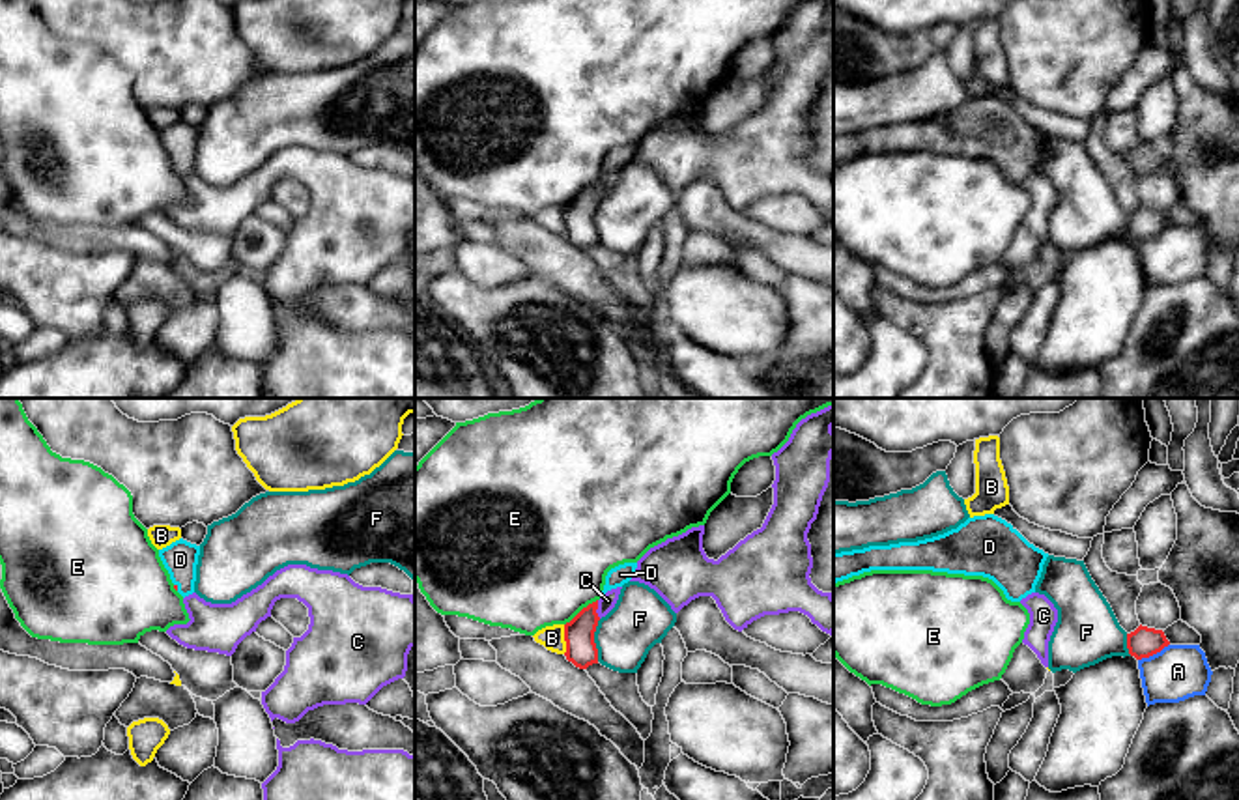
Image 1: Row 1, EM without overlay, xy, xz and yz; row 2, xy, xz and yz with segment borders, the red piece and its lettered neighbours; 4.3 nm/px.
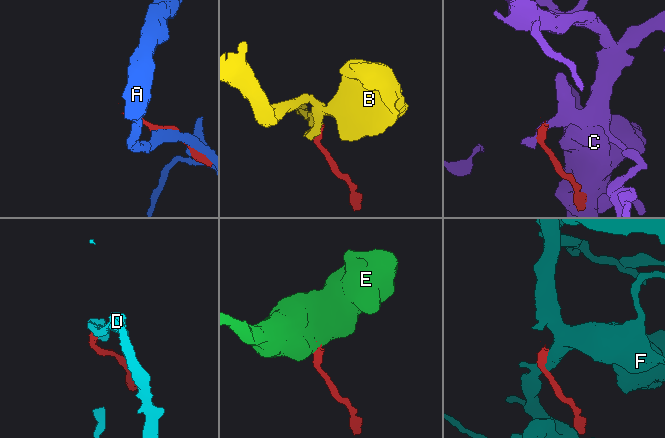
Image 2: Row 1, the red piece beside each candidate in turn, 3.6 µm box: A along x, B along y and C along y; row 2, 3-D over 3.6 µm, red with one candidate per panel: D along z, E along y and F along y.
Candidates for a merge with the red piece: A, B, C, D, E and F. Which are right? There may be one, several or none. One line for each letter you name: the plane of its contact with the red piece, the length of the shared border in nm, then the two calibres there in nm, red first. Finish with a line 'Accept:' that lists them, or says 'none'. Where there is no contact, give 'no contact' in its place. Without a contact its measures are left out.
D: contact in xy; length 40 nm; calibres 20 and 150 nm
Accept: D

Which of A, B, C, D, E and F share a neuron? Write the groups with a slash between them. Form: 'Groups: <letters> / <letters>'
Groups: A / B / C / D / E / F

